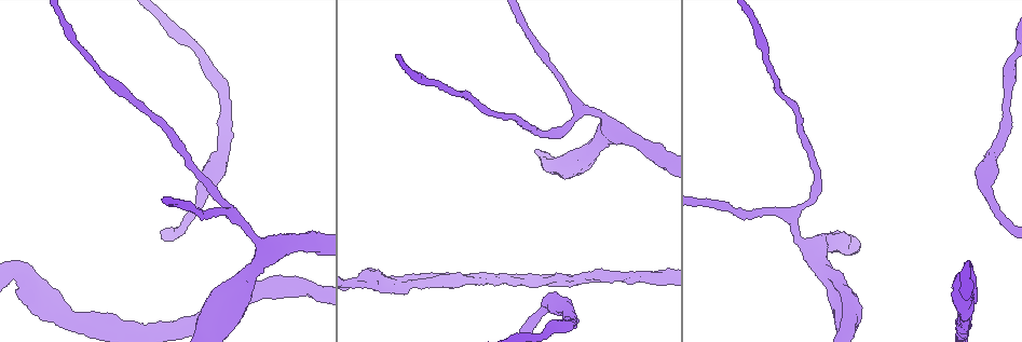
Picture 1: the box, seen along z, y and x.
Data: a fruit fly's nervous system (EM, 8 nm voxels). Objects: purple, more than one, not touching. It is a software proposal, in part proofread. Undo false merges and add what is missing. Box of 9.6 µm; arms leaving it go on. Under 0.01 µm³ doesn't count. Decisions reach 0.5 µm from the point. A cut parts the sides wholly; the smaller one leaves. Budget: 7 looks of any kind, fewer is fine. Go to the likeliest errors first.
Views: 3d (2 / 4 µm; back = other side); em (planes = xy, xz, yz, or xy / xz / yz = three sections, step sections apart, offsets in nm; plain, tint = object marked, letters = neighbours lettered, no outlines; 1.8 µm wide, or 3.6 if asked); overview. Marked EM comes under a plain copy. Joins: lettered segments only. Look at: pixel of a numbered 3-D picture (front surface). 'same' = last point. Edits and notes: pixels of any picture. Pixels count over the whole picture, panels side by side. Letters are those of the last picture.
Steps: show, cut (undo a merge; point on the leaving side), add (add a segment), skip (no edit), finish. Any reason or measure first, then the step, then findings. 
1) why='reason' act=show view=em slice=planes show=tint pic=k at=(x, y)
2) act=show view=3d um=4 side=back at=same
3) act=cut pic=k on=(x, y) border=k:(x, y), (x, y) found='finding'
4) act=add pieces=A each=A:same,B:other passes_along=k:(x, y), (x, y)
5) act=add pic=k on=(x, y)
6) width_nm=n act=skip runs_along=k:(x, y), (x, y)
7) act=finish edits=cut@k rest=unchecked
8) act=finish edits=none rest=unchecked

act=show view=em slice=planes show=tint pic=1 at=(92, 326)

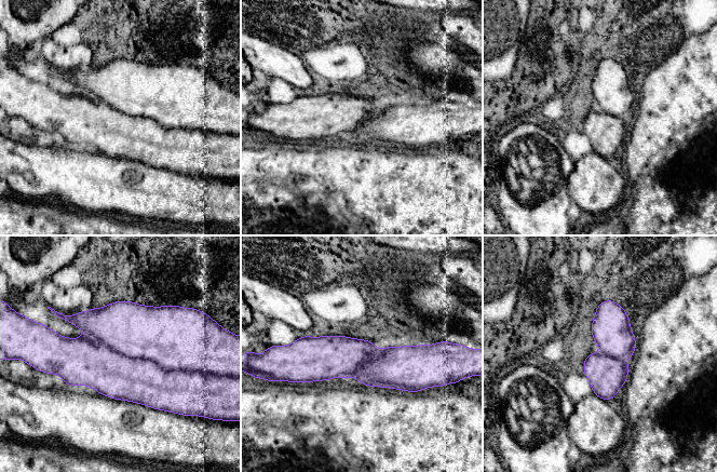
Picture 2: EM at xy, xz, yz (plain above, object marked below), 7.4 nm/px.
why='what lies round it' act=show view=em slice=planes show=letters at=same

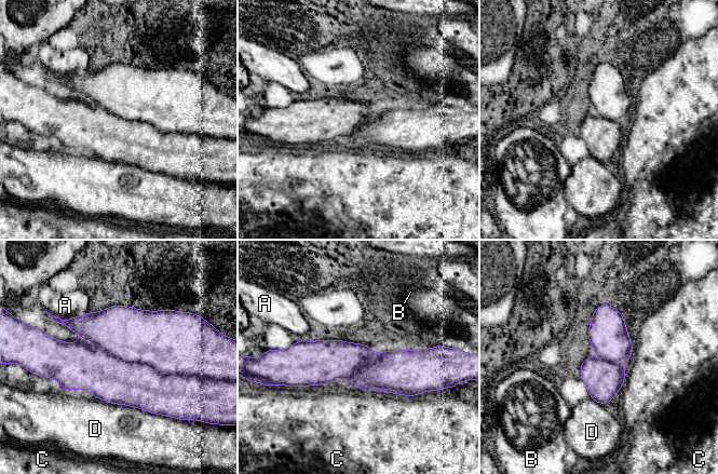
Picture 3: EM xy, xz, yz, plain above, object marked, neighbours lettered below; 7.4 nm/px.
width_nm=300 act=skip each=A:other,B:other,C:other,D:other runs_along=3:(294, 355), (362, 366), (423, 366) found='one cell here'

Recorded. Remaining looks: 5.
why='sudden change in width' act=show view=em slice=planes show=letters pic=1 at=(552, 299)

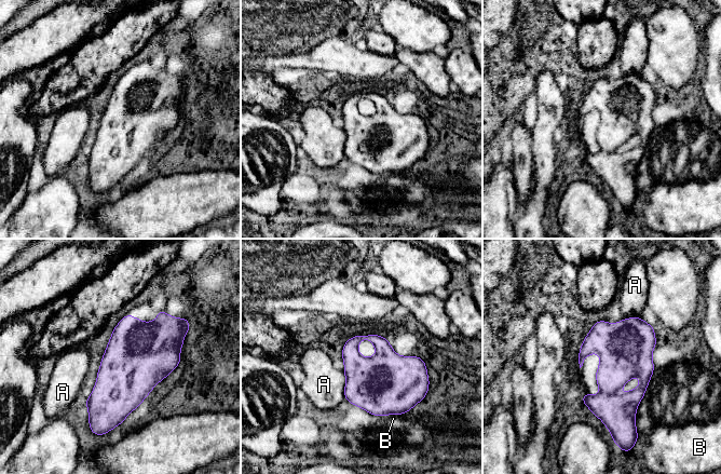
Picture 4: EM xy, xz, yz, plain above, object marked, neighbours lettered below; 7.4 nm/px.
width_nm=360 act=skip each=A:other,B:other found='one cell here'

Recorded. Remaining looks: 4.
why='sudden change in width' act=show view=em um=3.6 slice=planes show=letters pic=1 at=(852, 310)

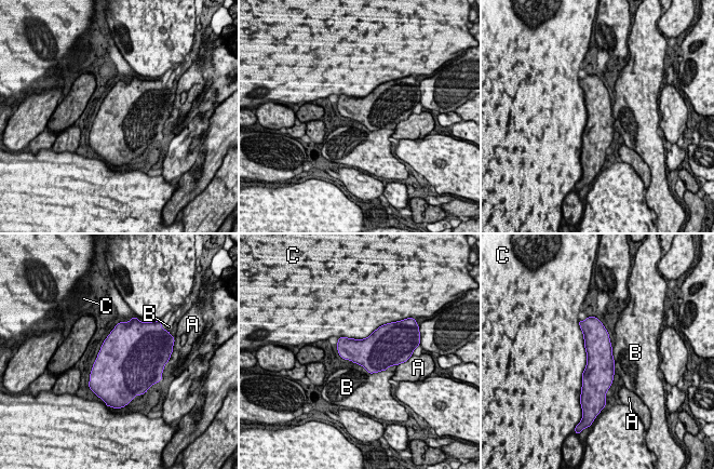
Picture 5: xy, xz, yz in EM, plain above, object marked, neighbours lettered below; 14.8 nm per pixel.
act=skip each=A:other,B:other,C:other found='continuous, no second cell'

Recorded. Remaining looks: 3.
act=finish edits=none rest=unchecked

